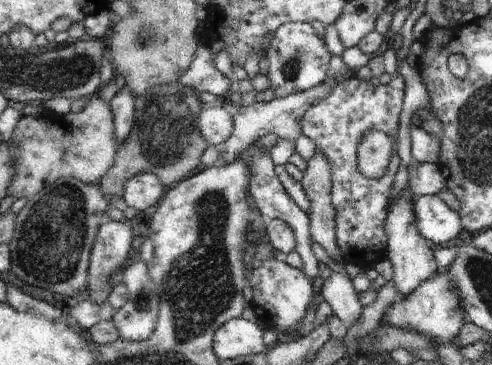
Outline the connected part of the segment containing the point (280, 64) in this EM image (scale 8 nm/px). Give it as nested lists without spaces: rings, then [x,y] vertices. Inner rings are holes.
[[[283,23],[271,33],[271,42],[265,50],[267,59],[266,77],[269,88],[276,97],[285,97],[321,84],[327,78],[329,50],[325,48],[310,23]]]

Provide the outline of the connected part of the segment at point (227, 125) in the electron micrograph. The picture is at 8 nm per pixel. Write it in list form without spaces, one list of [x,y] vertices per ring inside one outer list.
[[[223,105],[202,109],[197,119],[199,134],[207,145],[218,148],[230,138],[234,131],[232,112]]]

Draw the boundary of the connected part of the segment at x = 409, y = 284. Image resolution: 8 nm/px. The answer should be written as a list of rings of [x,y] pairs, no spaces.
[[[407,187],[403,188],[401,194],[393,196],[383,221],[383,230],[387,238],[385,258],[389,260],[391,270],[393,270],[392,280],[398,293],[397,298],[409,296],[423,280],[429,280],[440,269],[433,258],[431,249],[425,245],[425,238],[415,228],[415,216],[413,216],[413,208],[411,208],[412,196]]]

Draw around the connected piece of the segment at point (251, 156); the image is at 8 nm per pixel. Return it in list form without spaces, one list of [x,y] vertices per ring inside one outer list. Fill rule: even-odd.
[[[253,142],[251,146],[243,148],[241,152],[235,154],[235,160],[243,160],[243,166],[249,170],[249,190],[251,197],[253,198],[253,204],[257,207],[259,214],[263,218],[281,220],[285,224],[289,224],[293,236],[295,236],[295,248],[293,250],[297,252],[299,258],[301,258],[300,270],[303,274],[313,281],[314,278],[319,276],[321,271],[321,265],[315,259],[315,255],[311,253],[311,236],[308,224],[307,214],[303,212],[295,202],[285,193],[283,187],[279,183],[279,179],[273,171],[273,163],[271,162],[270,155],[267,150],[259,150],[257,142]]]

